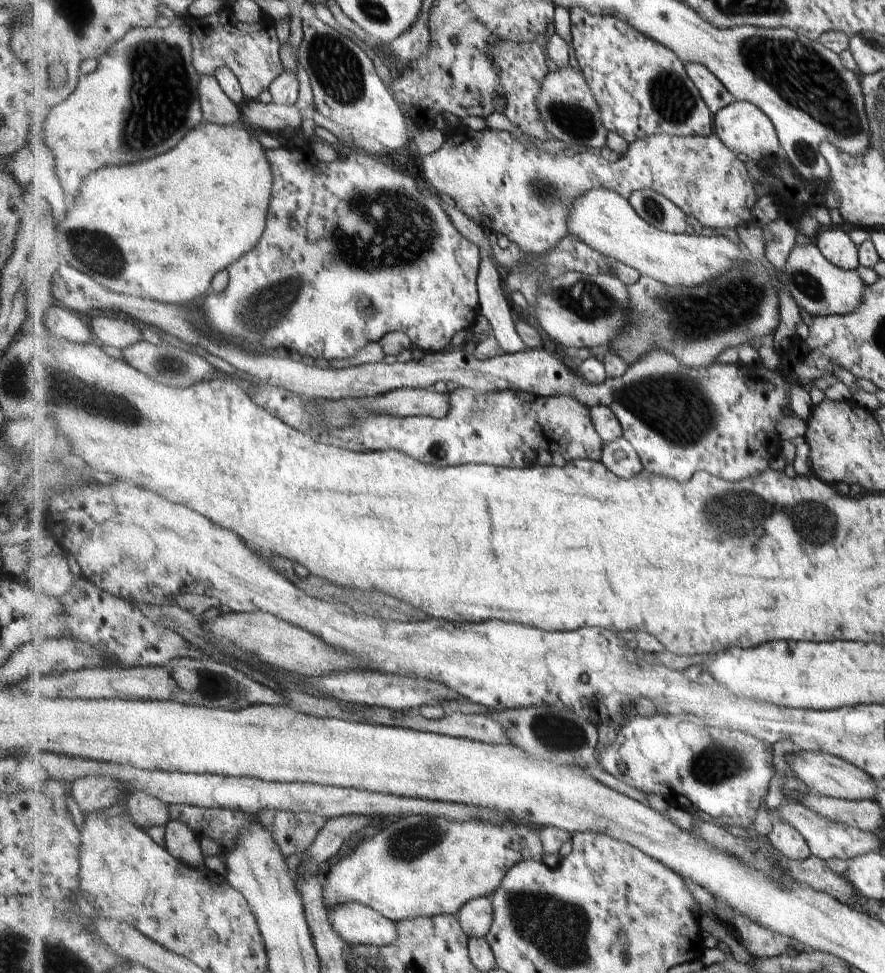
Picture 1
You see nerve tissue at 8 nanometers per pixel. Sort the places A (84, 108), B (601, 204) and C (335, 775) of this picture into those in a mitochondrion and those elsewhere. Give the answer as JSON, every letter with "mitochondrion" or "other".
{"A":"other","B":"other","C":"other"}

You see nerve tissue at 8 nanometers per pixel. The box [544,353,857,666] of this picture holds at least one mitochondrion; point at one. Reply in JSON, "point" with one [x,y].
{"point":[670,406]}

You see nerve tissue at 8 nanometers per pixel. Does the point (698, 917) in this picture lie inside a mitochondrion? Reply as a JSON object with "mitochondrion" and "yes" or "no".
{"mitochondrion":"no"}

